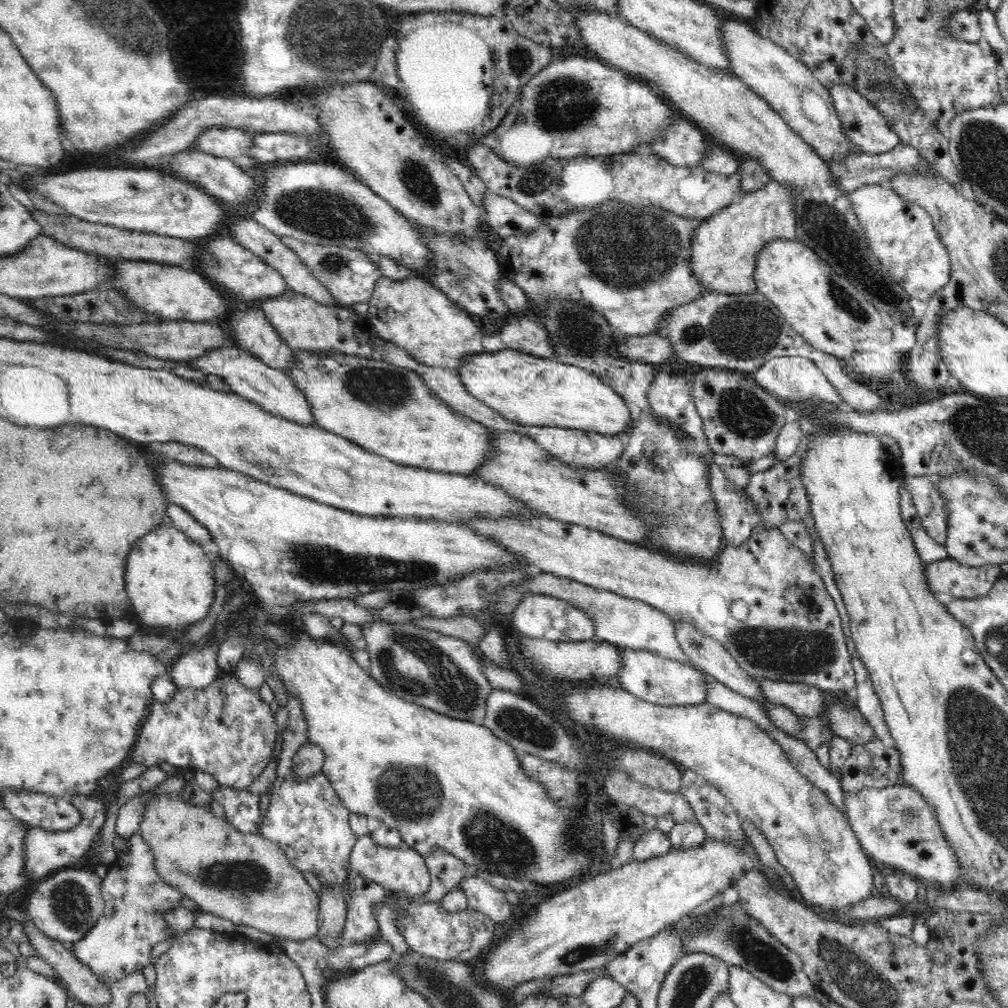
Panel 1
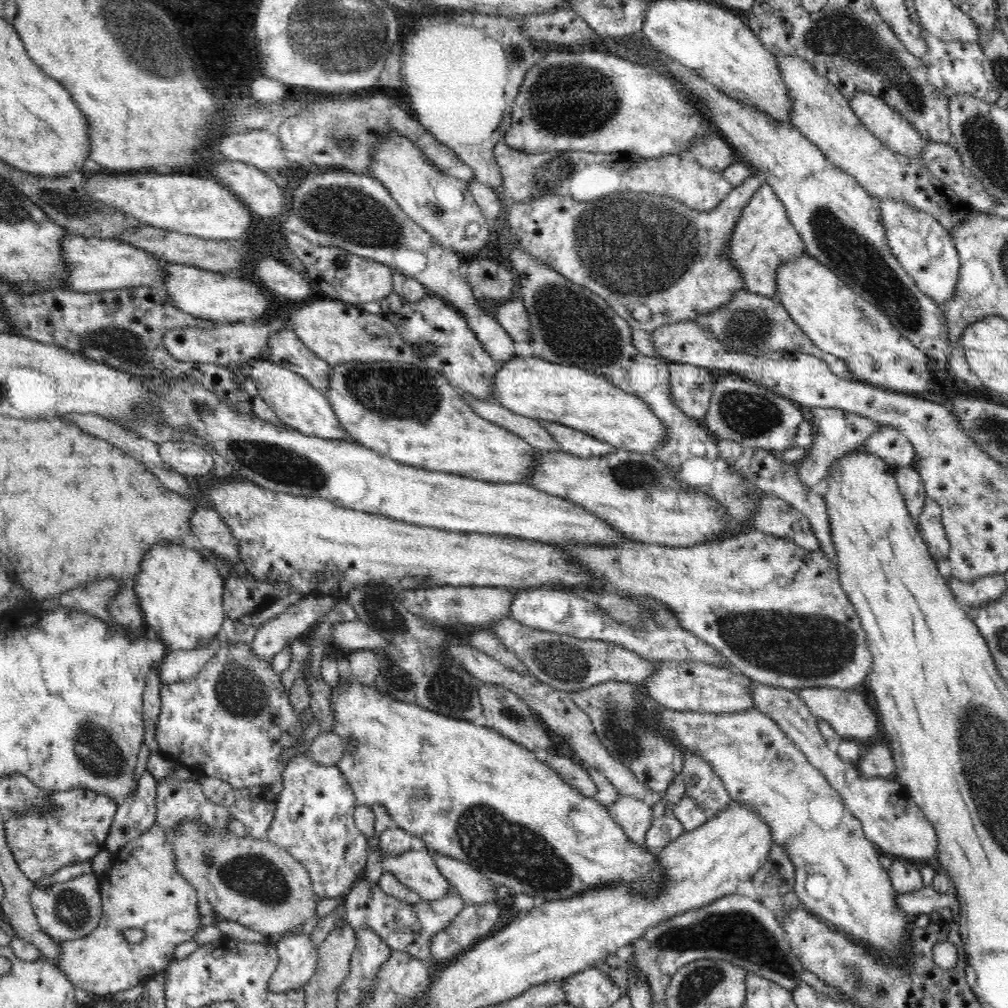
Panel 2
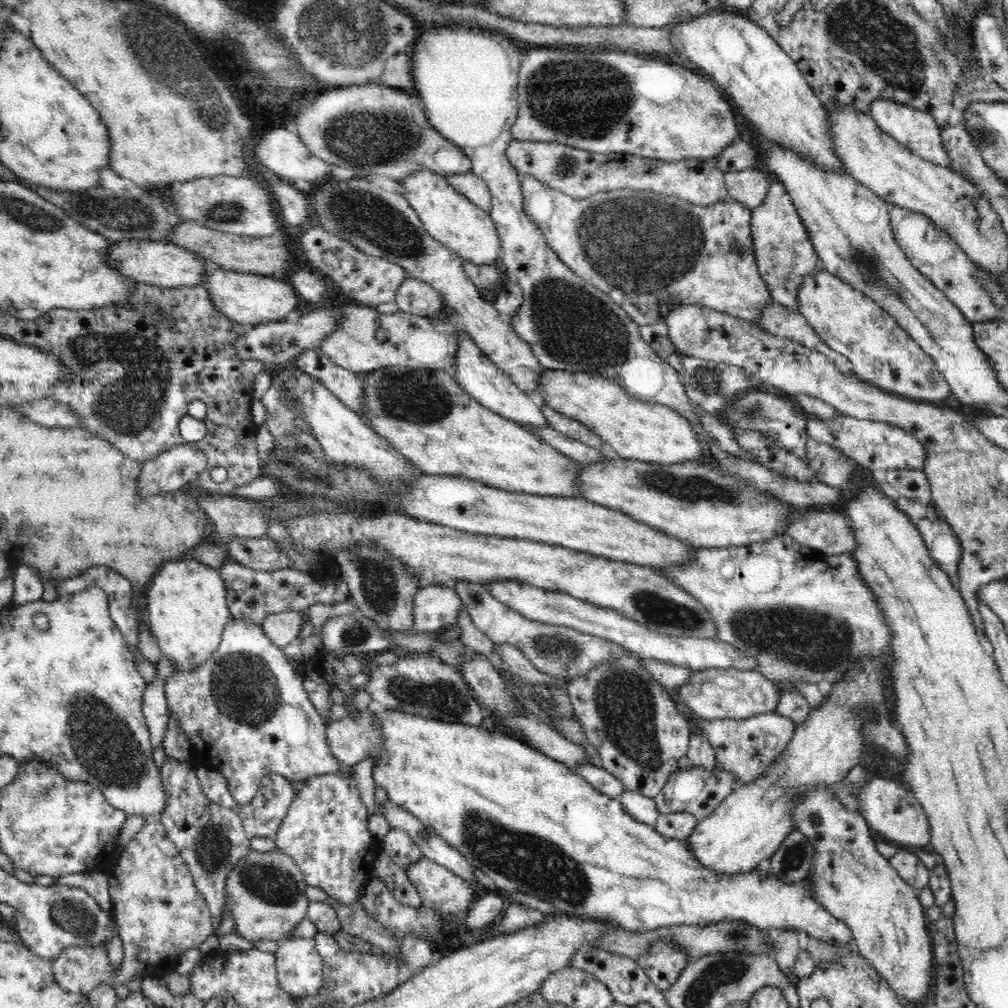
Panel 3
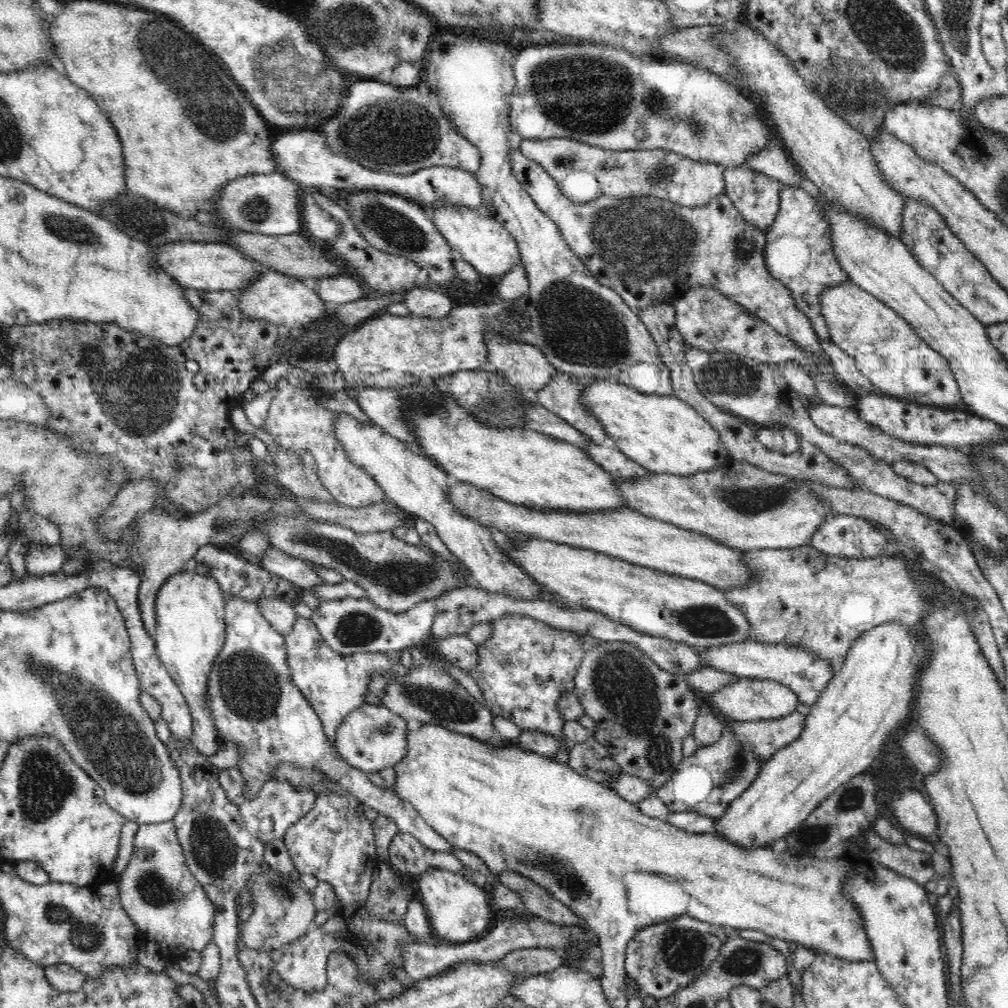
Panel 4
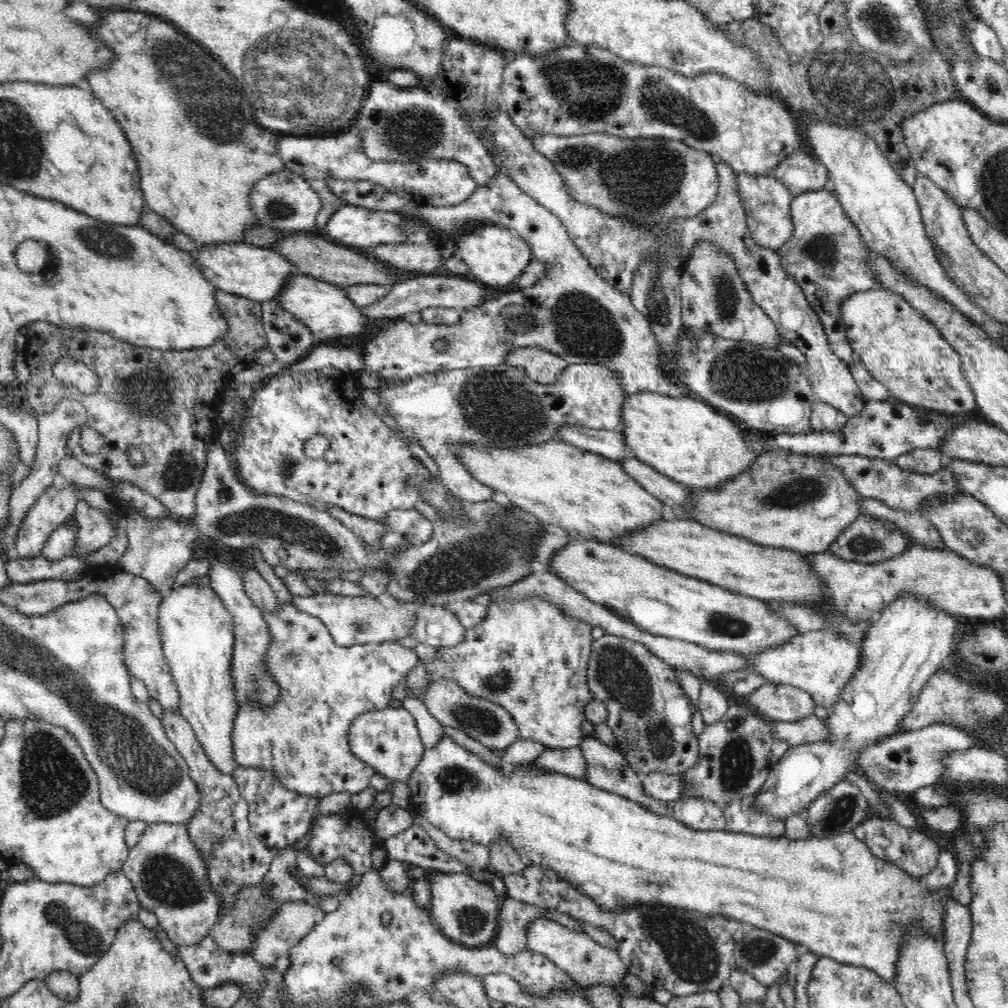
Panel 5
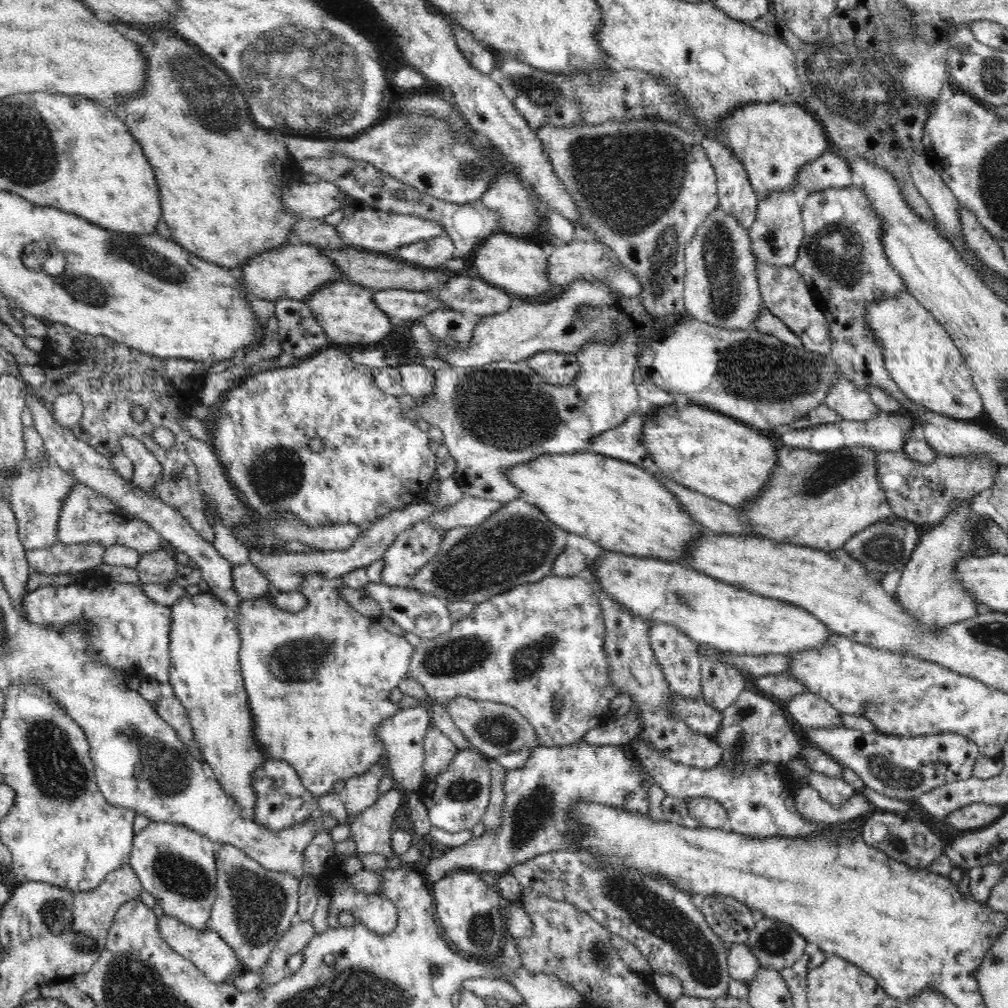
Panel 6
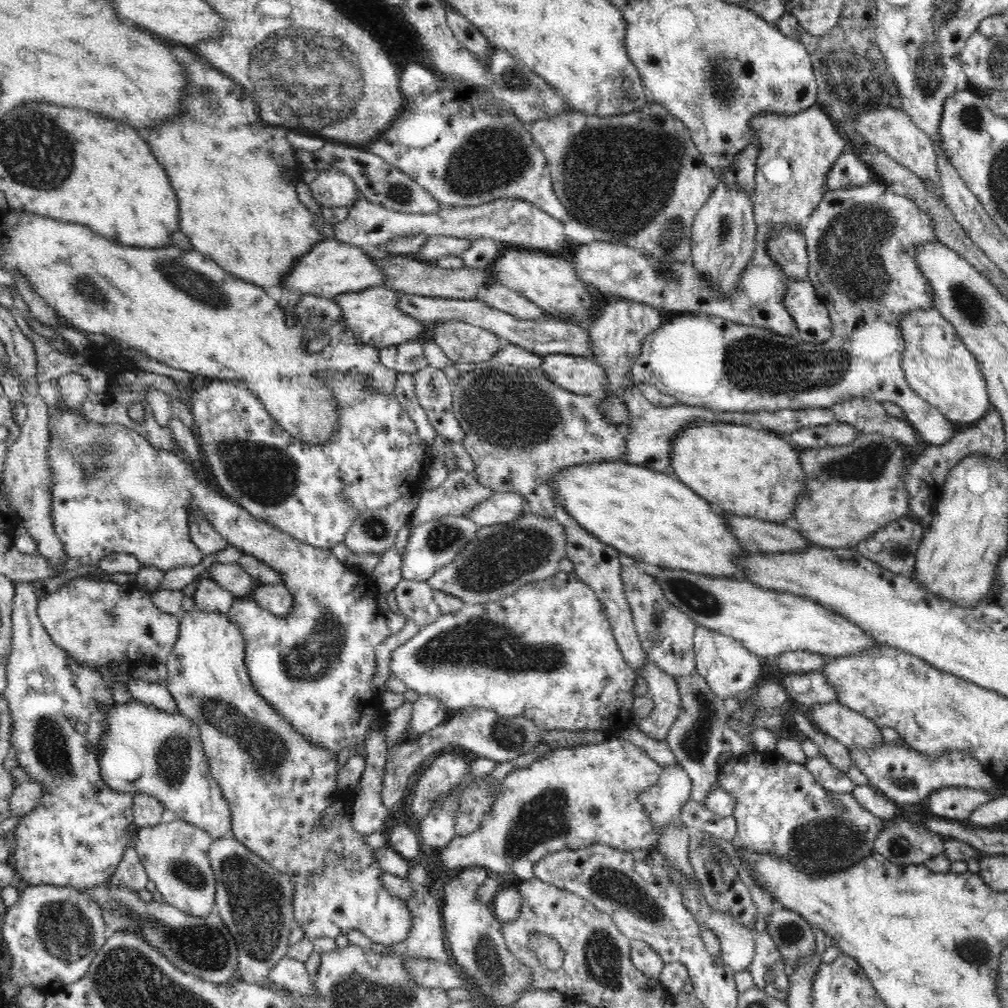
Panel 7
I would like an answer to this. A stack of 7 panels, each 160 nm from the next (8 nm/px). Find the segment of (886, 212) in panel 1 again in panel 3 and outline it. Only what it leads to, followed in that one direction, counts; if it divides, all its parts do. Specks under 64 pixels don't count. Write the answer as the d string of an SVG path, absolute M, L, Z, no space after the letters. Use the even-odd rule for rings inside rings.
M895 205L892 206L889 217L896 243L905 252L912 266L929 278L933 285L962 311L969 322L976 324L1001 318L990 293L975 277L976 264L968 259L964 250L961 250L960 246L940 229L940 226L935 225L932 219L924 214Z

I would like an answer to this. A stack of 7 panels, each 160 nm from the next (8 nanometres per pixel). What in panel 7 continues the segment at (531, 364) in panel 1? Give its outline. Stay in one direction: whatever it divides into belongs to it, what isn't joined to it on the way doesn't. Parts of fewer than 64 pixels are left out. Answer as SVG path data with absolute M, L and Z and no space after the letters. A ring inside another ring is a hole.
M692 421L673 440L671 467L672 475L690 487L700 498L711 503L712 510L736 516L754 517L792 525L797 498L805 493L805 474L800 464L801 450L784 435L770 429L753 429L748 425L714 423L714 421Z

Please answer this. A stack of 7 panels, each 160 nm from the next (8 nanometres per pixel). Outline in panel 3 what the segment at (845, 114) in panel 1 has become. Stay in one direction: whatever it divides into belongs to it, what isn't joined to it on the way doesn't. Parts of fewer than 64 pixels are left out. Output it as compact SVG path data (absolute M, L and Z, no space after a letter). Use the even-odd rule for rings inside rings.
M886 99L874 101L869 110L869 115L876 121L876 124L886 133L895 138L900 144L908 147L914 154L926 160L950 169L950 159L947 150L944 148L941 132L936 121L926 112L916 110L911 106L898 104Z

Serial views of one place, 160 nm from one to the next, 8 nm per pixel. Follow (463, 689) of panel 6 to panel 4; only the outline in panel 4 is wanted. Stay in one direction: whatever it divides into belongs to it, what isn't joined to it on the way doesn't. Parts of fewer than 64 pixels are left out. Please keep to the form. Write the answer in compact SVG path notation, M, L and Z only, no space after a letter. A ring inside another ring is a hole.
M504 615L502 618L495 620L492 622L493 626L493 634L484 642L484 647L479 648L479 666L471 670L469 676L471 676L476 683L480 686L482 690L485 702L487 702L492 715L494 717L504 717L508 719L512 723L514 723L521 730L540 730L545 734L550 734L554 737L558 737L560 741L564 741L565 743L565 735L563 732L563 726L566 722L566 719L562 719L562 714L560 713L560 706L557 706L560 698L562 698L562 694L574 694L575 693L575 678L576 672L582 663L582 660L587 653L584 650L584 635L579 634L578 632L572 630L562 630L546 624L545 622L540 622L534 618L524 617L523 615Z

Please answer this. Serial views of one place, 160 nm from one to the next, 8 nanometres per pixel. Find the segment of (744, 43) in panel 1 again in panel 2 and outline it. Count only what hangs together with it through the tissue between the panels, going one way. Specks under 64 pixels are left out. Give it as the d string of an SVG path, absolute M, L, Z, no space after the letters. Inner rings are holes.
M778 53L775 61L793 102L791 124L810 139L833 165L852 176L872 197L908 204L932 215L949 232L956 228L956 223L959 225L966 220L971 213L969 206L958 203L917 156L894 152L876 138L860 122L849 100L828 79L816 74L808 62L800 57L782 57Z

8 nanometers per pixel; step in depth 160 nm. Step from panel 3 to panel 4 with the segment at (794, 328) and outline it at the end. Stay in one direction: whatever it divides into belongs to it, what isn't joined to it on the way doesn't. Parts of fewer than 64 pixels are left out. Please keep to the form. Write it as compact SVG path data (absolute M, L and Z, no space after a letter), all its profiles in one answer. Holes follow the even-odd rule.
M820 339L819 341L822 350L831 358L837 376L854 391L858 393L868 391L868 394L871 394L874 390L873 384L858 370L855 360L836 346L831 339Z

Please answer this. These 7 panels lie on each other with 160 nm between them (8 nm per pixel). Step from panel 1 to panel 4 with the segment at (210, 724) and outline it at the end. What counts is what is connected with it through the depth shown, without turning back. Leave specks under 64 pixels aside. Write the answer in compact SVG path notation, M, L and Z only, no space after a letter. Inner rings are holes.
M237 596L225 598L225 601L225 643L212 664L206 692L207 706L214 717L221 744L224 740L231 740L239 746L241 759L236 769L244 777L246 799L258 797L270 772L276 770L278 764L322 770L332 783L339 784L363 805L395 822L399 832L414 835L430 850L453 854L454 847L418 814L411 802L402 800L391 789L375 786L367 773L348 764L330 745L320 718L293 684L284 636L272 628L256 603Z

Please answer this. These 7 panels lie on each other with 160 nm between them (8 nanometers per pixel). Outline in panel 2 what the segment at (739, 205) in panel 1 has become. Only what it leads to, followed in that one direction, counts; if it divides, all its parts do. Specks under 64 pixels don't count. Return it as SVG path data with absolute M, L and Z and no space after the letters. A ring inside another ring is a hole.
M764 182L756 189L735 226L734 234L723 250L723 258L727 258L739 270L745 291L774 297L777 291L775 270L778 265L802 256L806 250L802 238L790 222L787 211L772 186Z

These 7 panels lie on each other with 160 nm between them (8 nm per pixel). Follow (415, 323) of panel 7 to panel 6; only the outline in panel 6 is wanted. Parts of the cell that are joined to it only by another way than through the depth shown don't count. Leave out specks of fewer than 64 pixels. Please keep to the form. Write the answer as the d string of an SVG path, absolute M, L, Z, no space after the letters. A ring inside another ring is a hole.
M348 280L330 281L315 293L309 294L305 302L308 309L312 311L312 315L315 315L317 323L324 329L330 342L360 343L372 347L388 335L392 322L394 322L372 301L374 293L375 291L372 289L352 284Z

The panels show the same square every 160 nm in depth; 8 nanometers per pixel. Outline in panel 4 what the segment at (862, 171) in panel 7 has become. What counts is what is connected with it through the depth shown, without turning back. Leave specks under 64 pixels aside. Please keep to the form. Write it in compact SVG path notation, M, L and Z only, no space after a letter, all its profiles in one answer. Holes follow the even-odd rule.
M778 143L766 145L759 153L752 153L744 166L778 180L784 186L800 187L807 179Z

